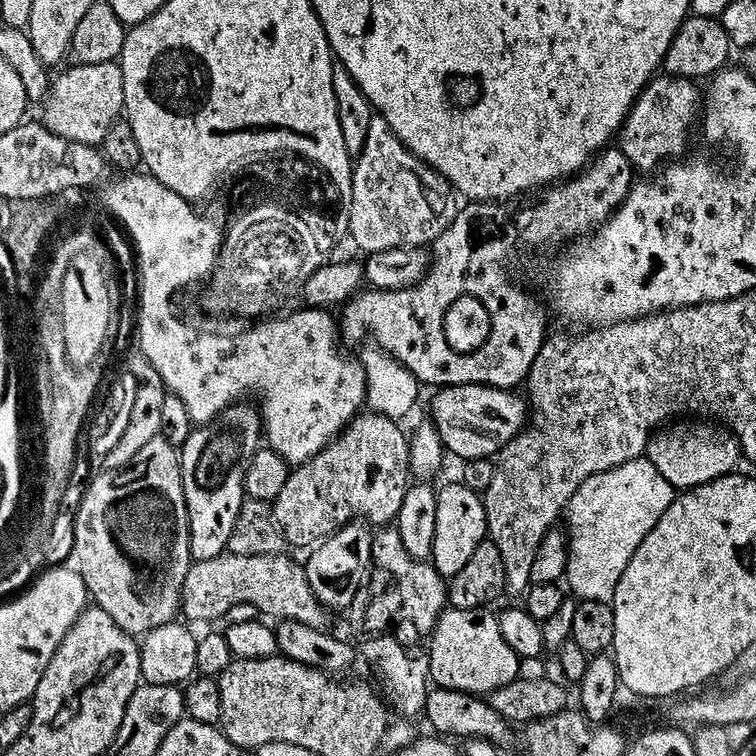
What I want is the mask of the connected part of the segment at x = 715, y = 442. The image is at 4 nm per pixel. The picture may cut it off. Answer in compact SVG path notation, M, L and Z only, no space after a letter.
M697 422L694 426L685 424L681 428L665 427L659 429L648 441L648 451L646 453L649 461L668 482L672 488L678 492L692 491L694 488L700 488L702 485L712 484L724 476L731 475L739 460L743 459L743 448L740 445L740 439L731 429L708 422Z

